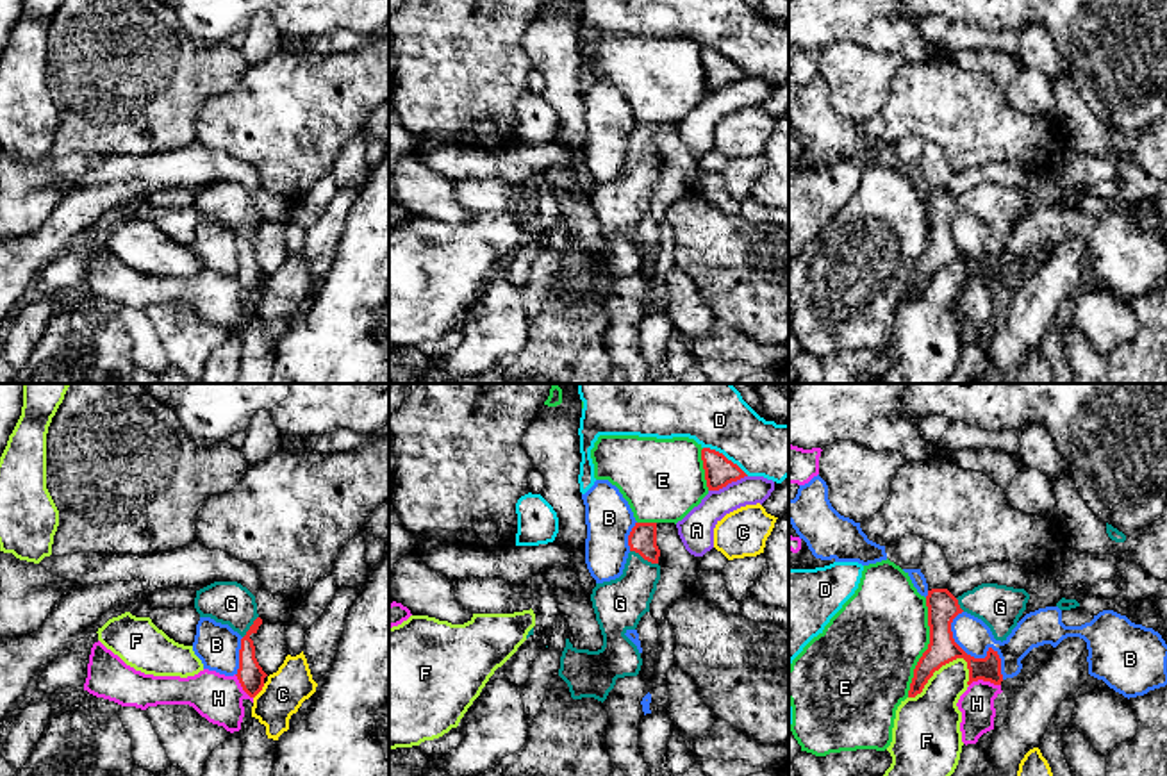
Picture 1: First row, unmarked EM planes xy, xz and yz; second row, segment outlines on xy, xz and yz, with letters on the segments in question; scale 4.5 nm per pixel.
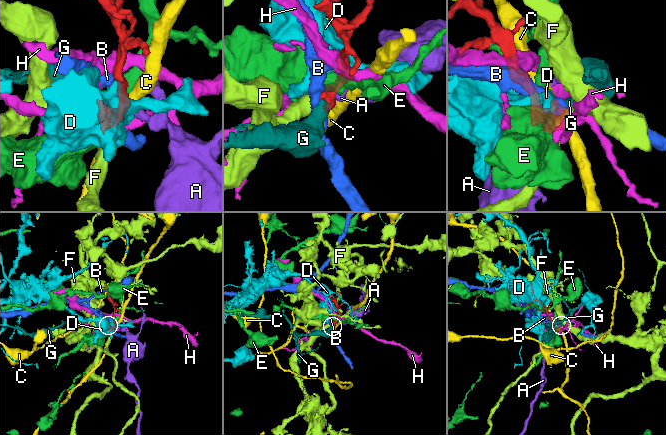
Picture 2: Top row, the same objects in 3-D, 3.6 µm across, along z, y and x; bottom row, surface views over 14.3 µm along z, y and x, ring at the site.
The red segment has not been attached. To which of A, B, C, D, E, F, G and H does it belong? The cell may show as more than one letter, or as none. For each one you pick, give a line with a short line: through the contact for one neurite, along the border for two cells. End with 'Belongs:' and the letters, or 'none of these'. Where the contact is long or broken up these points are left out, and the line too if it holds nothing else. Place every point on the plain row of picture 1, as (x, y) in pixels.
G: line xz (643, 138), (645, 159), (636, 188), (620, 204)
Belongs: G

